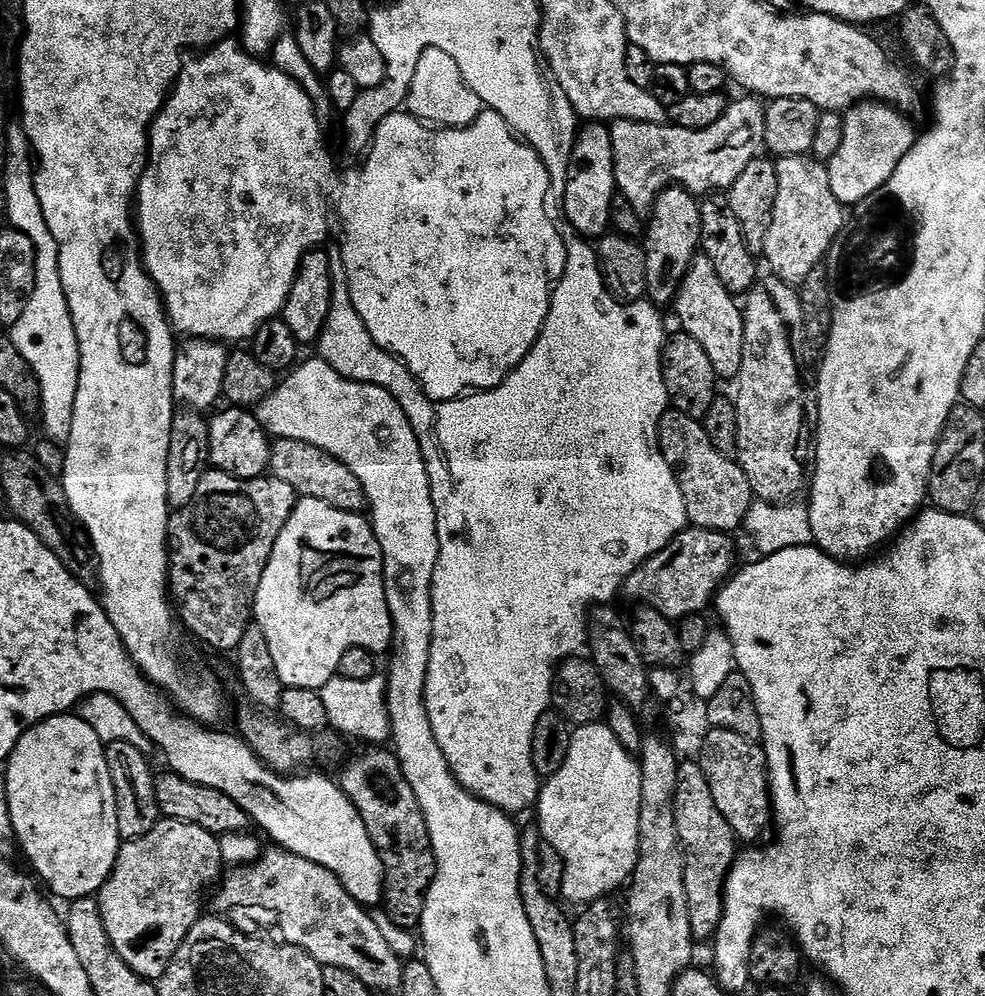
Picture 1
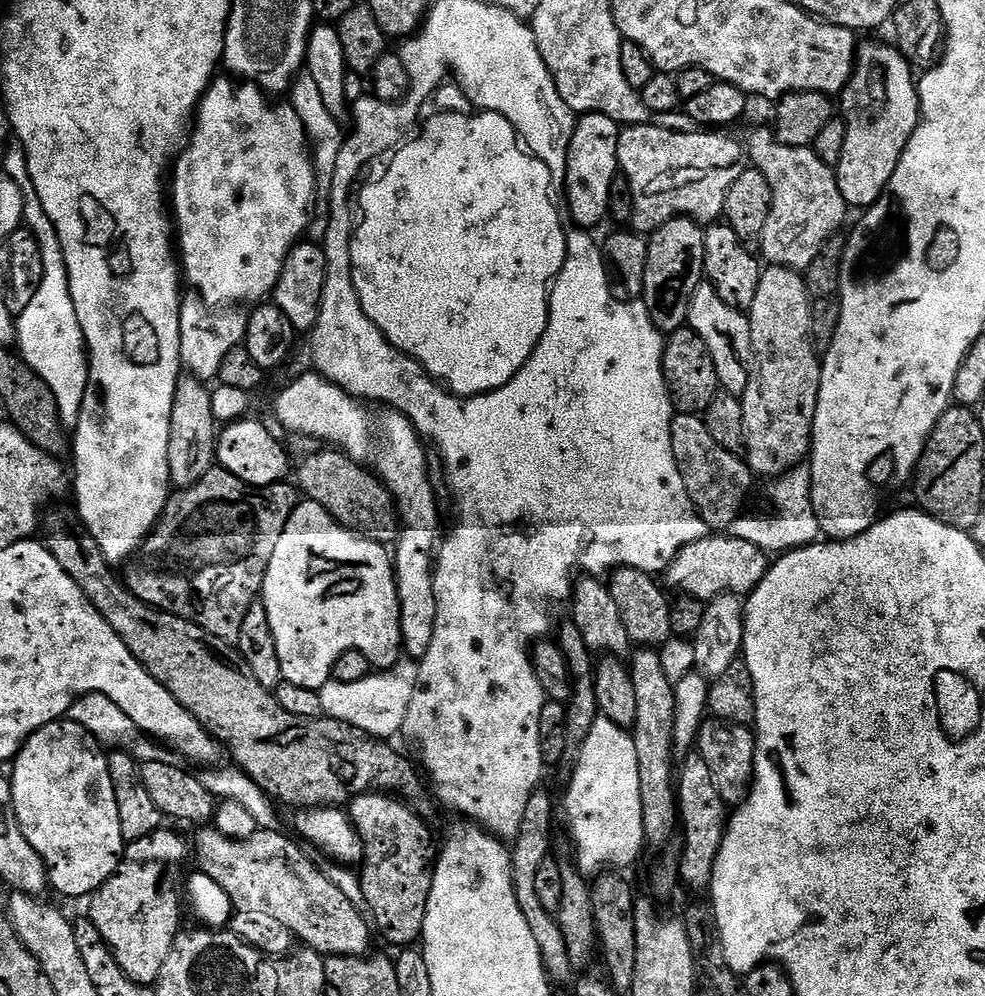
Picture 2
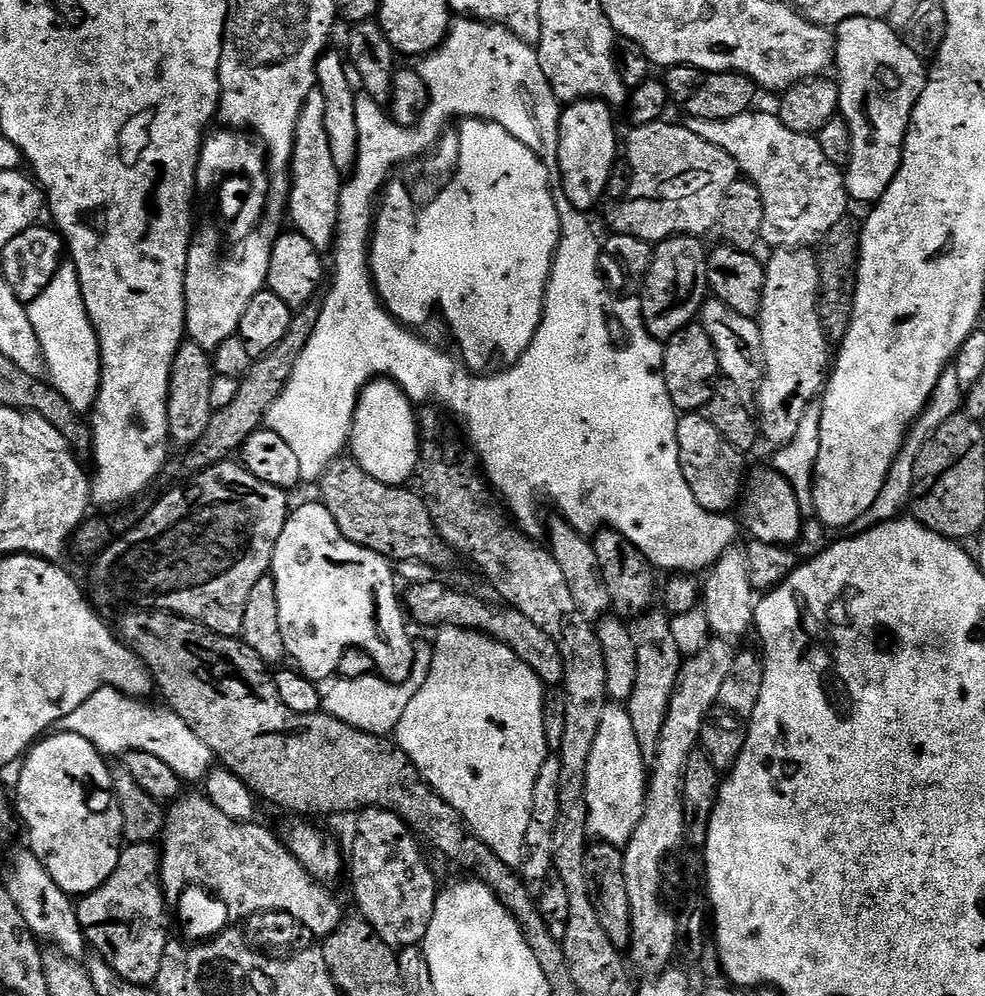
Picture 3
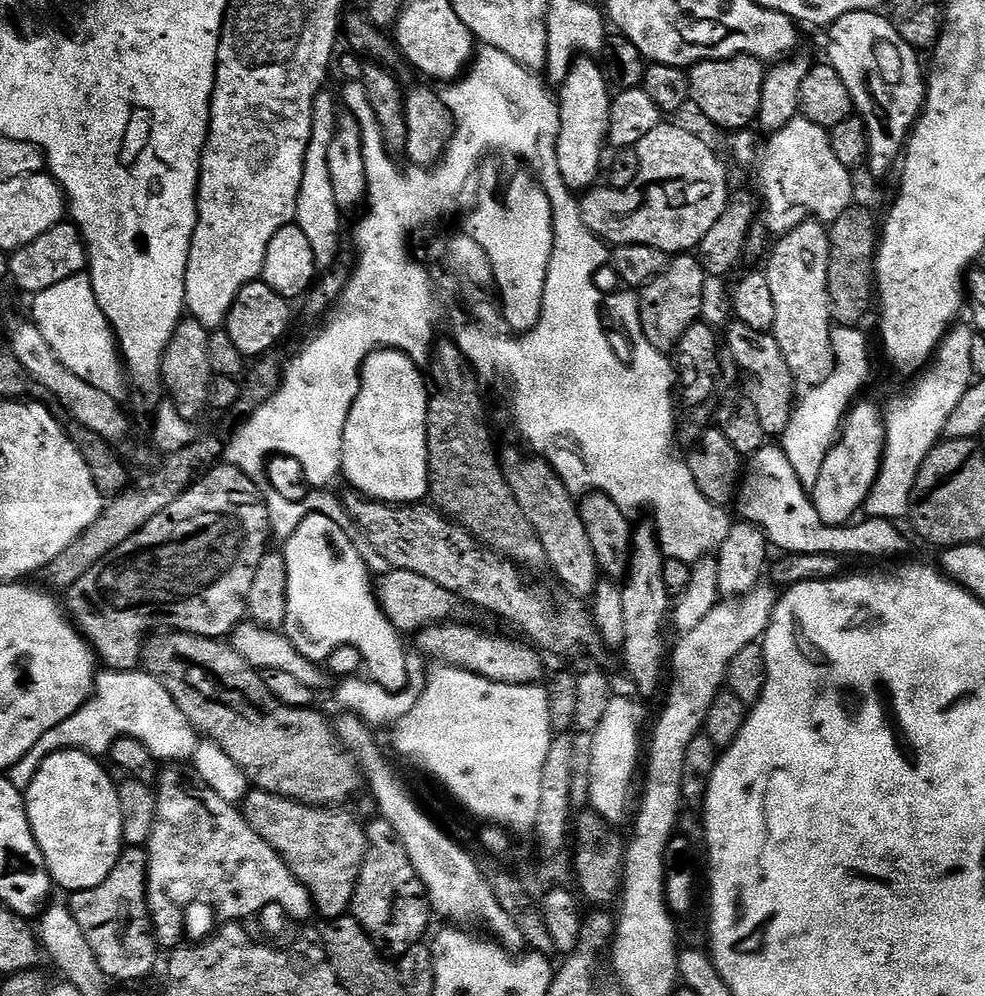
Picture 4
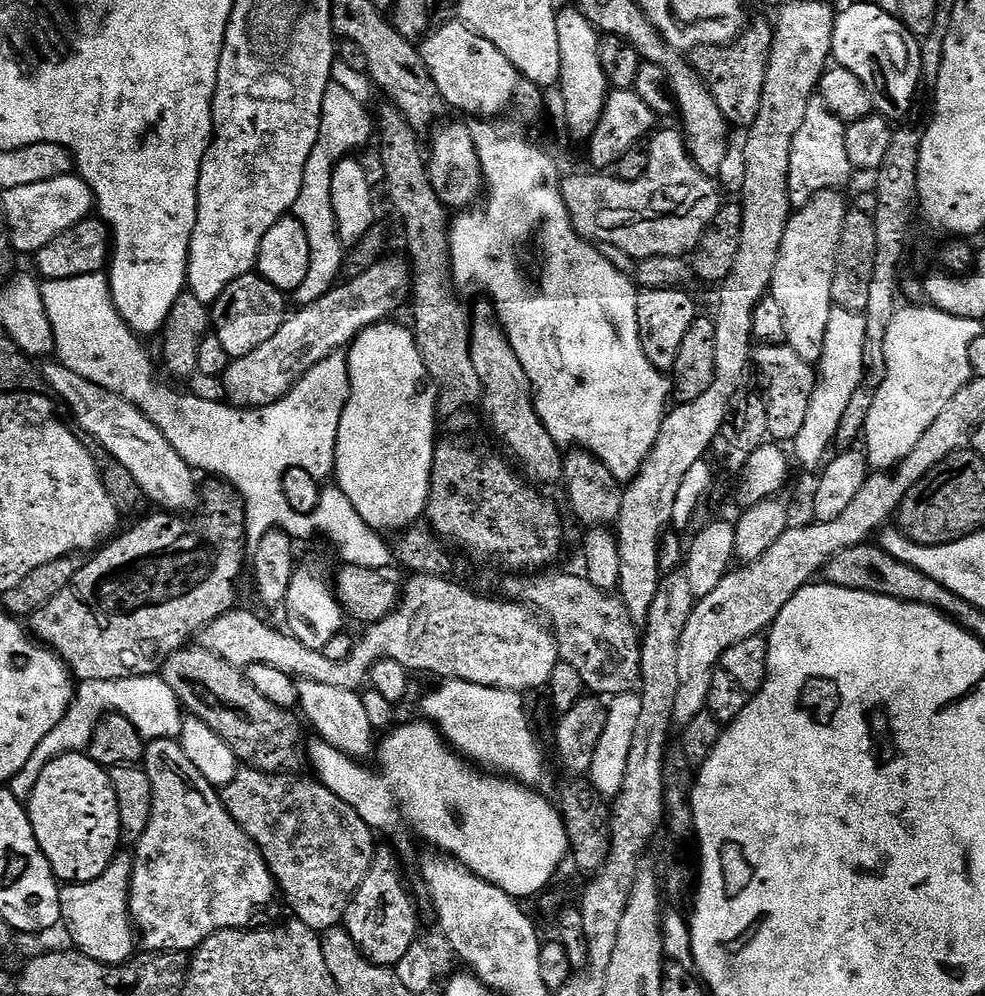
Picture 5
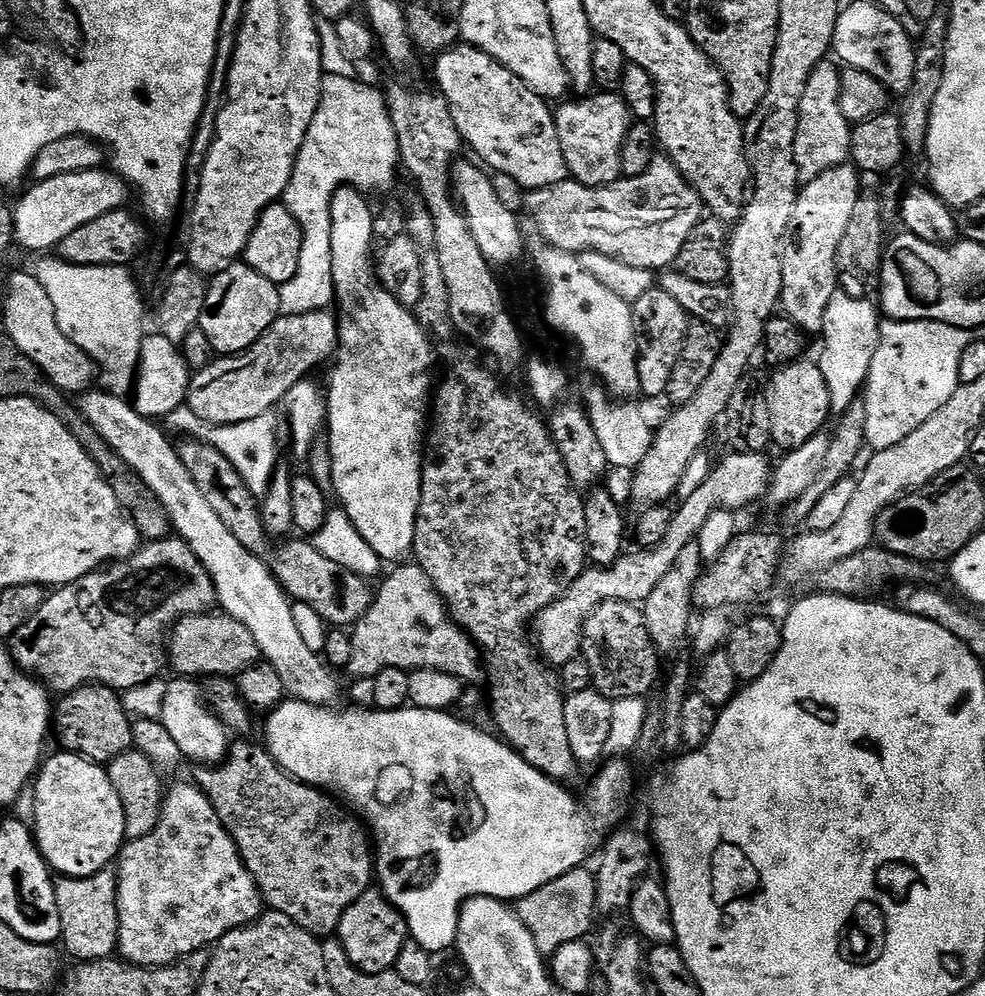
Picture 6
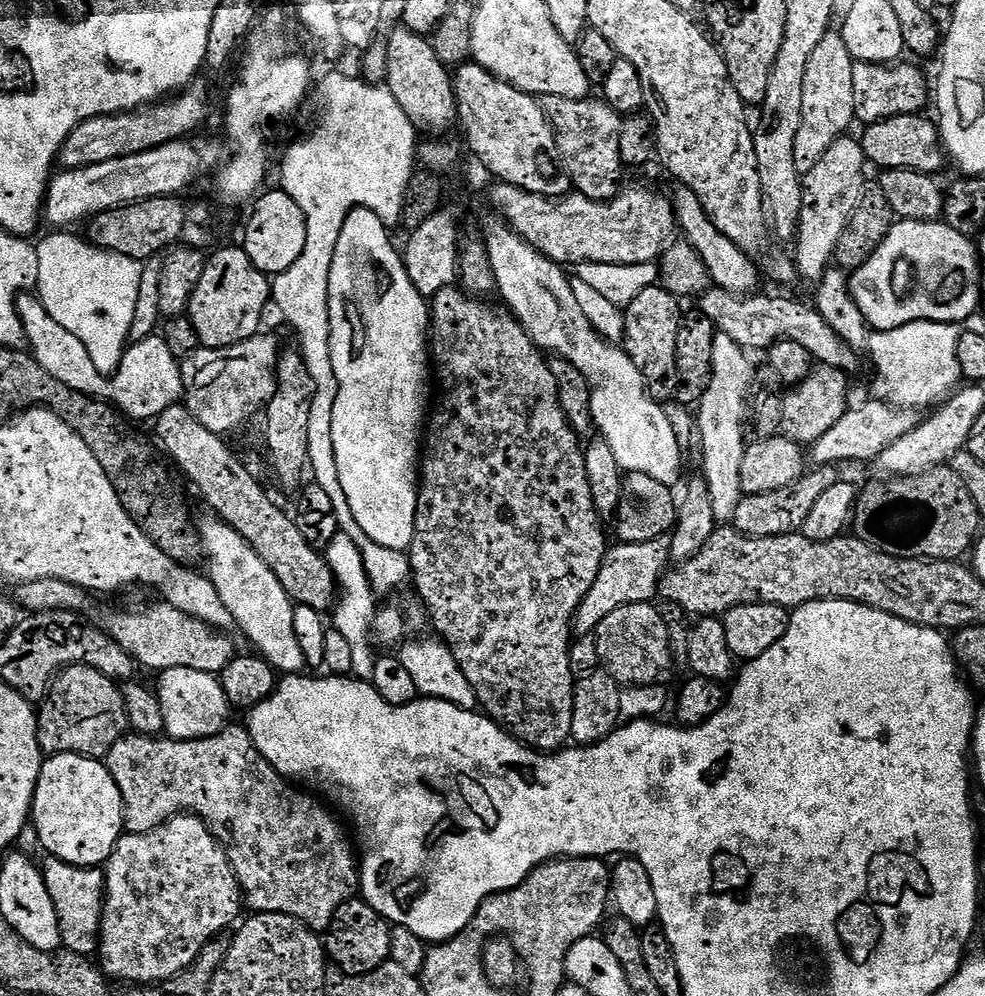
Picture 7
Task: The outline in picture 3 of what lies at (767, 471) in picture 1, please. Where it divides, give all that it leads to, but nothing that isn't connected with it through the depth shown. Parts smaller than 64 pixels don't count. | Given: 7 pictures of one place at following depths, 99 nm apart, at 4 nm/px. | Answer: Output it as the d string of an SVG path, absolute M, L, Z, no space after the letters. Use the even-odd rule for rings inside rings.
M778 248L771 255L766 260L764 293L758 317L762 334L759 351L764 355L764 364L768 369L764 372L764 381L760 384L754 408L758 413L761 437L765 441L768 439L773 446L781 446L791 442L807 408L817 403L826 388L830 375L830 341L820 321L820 261L817 253L808 248Z

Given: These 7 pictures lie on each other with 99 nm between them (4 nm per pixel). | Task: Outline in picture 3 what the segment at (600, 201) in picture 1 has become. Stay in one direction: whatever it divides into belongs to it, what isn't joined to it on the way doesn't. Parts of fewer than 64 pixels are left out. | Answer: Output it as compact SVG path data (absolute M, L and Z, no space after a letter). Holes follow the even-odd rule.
M578 100L574 104L569 104L561 111L560 114L560 137L558 138L558 166L560 167L560 182L559 184L566 190L566 198L574 207L585 214L591 213L591 208L599 202L600 199L605 199L608 191L608 183L610 182L610 170L616 165L618 153L616 153L616 120L612 117L614 112L613 105L608 104L604 100Z

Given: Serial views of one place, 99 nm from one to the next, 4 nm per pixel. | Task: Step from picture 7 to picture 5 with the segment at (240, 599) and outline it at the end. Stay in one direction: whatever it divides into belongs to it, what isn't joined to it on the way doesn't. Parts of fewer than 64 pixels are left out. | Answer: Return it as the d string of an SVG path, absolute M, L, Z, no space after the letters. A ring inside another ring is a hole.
M53 362L43 365L42 371L45 385L53 388L68 403L73 418L80 423L79 431L89 432L98 438L104 451L122 462L130 474L134 474L134 482L138 482L149 501L153 500L160 504L156 506L172 514L188 514L195 509L192 508L195 504L197 507L198 484L196 488L196 480L192 477L195 476L194 470L182 458L178 458L178 450L174 450L174 446L162 438L162 430L158 430L154 422L147 420L126 398L87 381L64 364ZM301 680L298 683L300 702L299 711L303 719L312 723L319 739L325 744L337 748L353 758L365 758L373 755L378 744L378 732L372 728L369 715L366 714L365 703L360 692L341 690L339 686L322 686L318 682Z

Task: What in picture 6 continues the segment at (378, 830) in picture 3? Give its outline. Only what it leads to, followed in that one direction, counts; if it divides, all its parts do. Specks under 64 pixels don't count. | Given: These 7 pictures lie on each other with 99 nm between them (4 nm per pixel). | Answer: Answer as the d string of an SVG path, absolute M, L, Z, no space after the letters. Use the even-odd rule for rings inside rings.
M369 890L350 906L350 910L346 910L346 914L342 914L338 939L342 950L346 950L346 958L350 958L350 962L360 972L382 974L395 969L398 953L410 939L410 933L403 914L384 897L384 893Z

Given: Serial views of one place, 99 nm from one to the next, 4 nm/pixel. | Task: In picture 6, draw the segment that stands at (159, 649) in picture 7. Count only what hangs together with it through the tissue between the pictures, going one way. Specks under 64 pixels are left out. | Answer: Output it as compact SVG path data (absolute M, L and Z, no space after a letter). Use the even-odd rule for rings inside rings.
M215 611L201 612L199 616L183 616L172 627L166 640L167 663L180 678L235 678L260 659L254 634L250 634L242 622Z

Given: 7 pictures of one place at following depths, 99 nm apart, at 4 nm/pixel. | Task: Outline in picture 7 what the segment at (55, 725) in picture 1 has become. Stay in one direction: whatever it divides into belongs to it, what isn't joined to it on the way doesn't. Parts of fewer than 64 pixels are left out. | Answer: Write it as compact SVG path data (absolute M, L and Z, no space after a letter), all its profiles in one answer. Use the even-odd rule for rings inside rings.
M67 752L61 756L48 756L41 763L38 786L32 799L30 820L37 828L39 847L44 847L48 856L56 856L62 862L83 868L107 865L114 846L126 832L124 799L114 782L114 778L99 759L82 756L78 752Z

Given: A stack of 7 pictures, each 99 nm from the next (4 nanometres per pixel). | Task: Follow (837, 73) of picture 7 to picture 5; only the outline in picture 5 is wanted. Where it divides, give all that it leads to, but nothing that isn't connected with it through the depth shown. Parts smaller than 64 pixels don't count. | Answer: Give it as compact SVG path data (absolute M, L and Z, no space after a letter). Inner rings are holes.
M809 103L806 118L802 118L802 127L798 134L794 134L794 142L790 146L788 199L793 205L805 204L819 192L843 189L843 184L854 176L852 163L846 155L845 127L845 121L838 119L824 104Z

